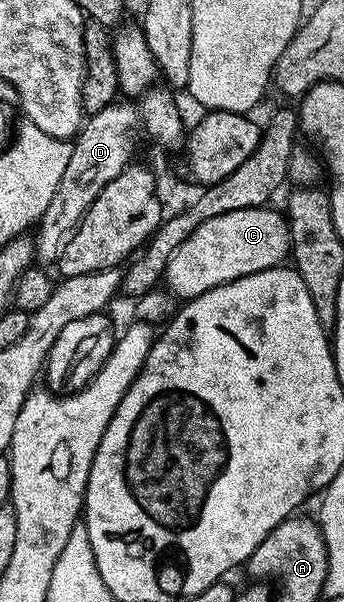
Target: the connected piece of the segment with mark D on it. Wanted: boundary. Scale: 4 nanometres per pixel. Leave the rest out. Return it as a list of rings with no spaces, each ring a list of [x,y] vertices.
[[[120,99],[102,107],[102,111],[91,114],[80,126],[80,132],[72,141],[70,163],[66,163],[66,172],[58,182],[58,191],[54,191],[50,207],[46,207],[34,229],[36,261],[41,266],[52,267],[59,262],[68,238],[80,226],[90,203],[98,199],[102,187],[106,187],[110,179],[114,179],[122,170],[133,164],[132,155],[136,151],[136,129],[138,133],[139,125],[140,115],[137,106]]]

